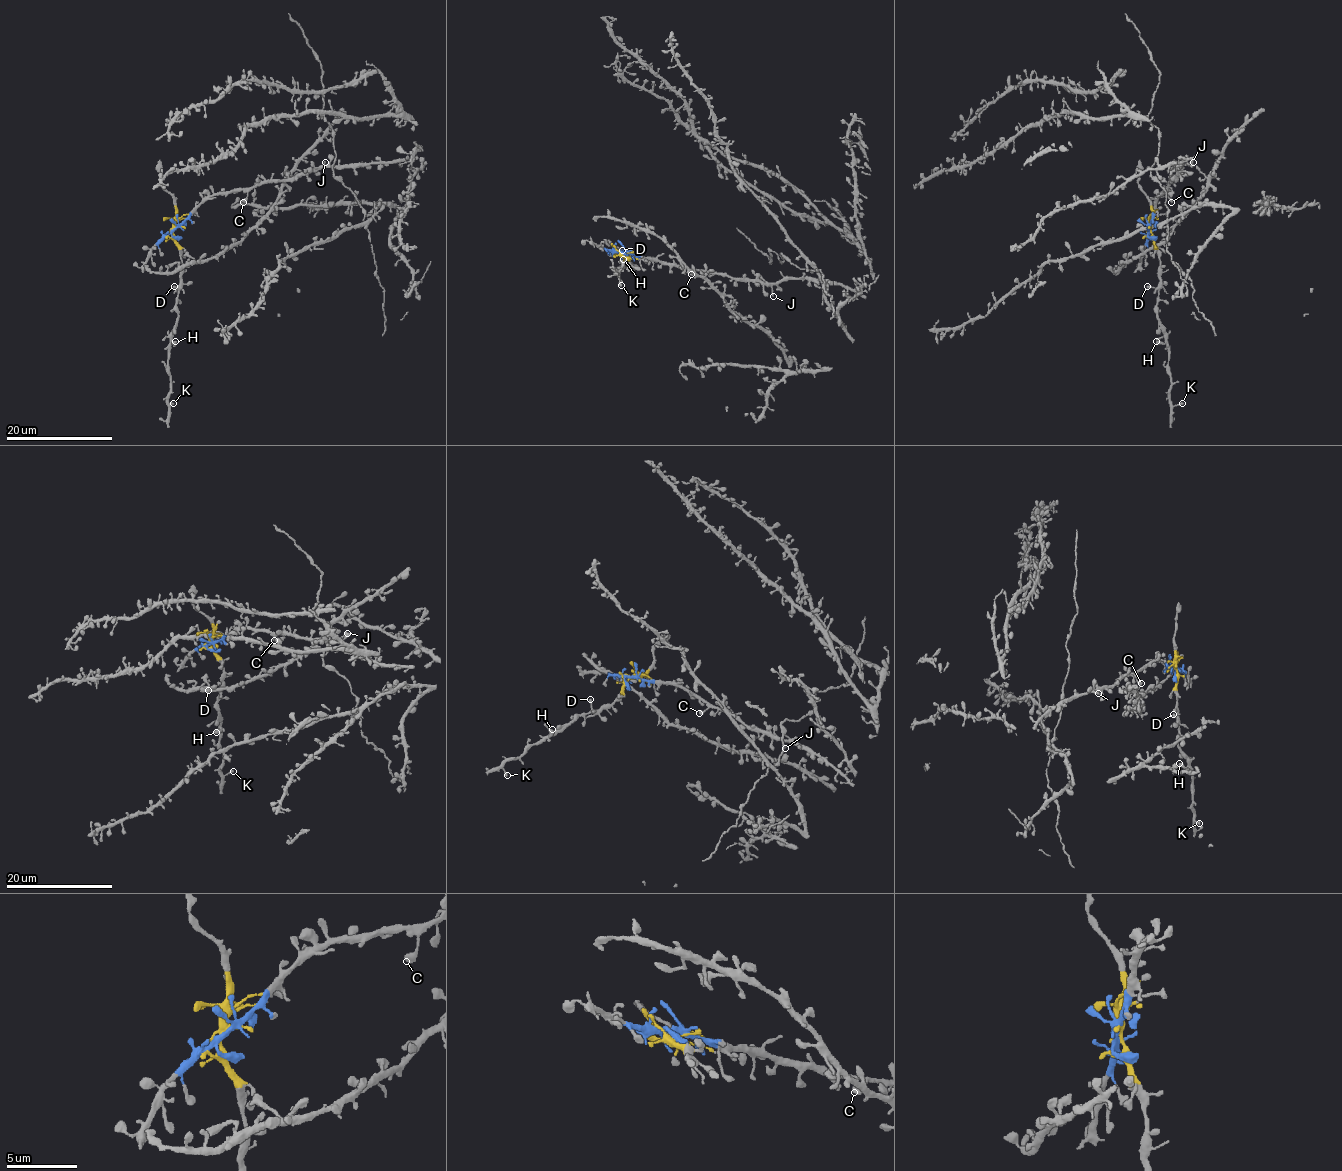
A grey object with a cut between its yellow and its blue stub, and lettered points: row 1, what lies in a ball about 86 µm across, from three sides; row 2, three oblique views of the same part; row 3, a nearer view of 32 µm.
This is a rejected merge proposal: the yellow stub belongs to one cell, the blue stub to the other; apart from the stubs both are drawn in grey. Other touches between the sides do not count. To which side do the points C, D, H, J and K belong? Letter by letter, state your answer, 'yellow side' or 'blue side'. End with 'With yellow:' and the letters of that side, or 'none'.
C: blue side
D: yellow side
H: yellow side
J: blue side
K: yellow side
With yellow: D, H, K

